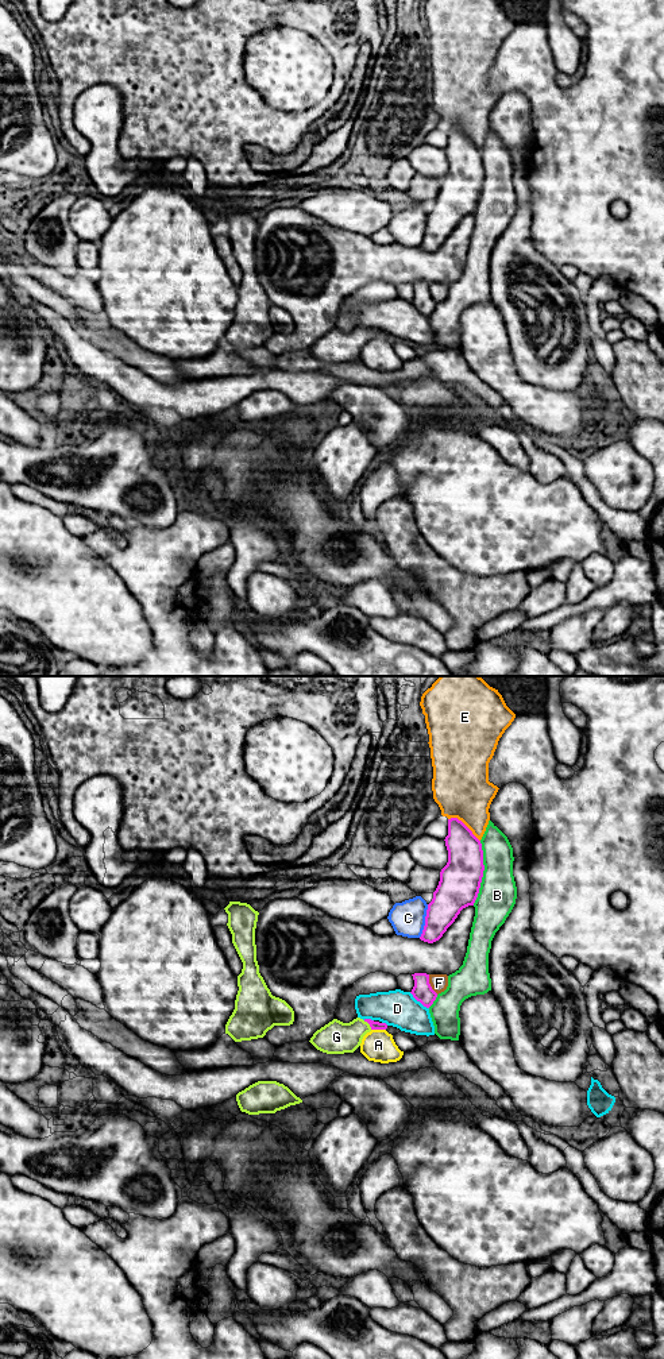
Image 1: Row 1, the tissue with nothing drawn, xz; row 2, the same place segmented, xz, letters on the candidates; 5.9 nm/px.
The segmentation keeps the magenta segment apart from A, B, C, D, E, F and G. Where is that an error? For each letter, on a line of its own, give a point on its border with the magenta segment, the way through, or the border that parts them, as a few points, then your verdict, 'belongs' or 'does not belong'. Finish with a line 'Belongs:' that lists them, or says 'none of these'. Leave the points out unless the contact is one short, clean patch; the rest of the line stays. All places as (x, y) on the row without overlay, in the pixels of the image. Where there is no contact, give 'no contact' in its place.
A: xz (378, 338) | along xz (371, 338), (385, 339) | does not belong
B: xz (482, 182) | does not belong
C: xz (425, 230) | does not belong
D: xz (419, 309) | does not belong
E: xz (464, 134) | does not belong
F: xz (429, 293) | does not belong
G: xz (369, 332) | does not belong
Belongs: none of these

